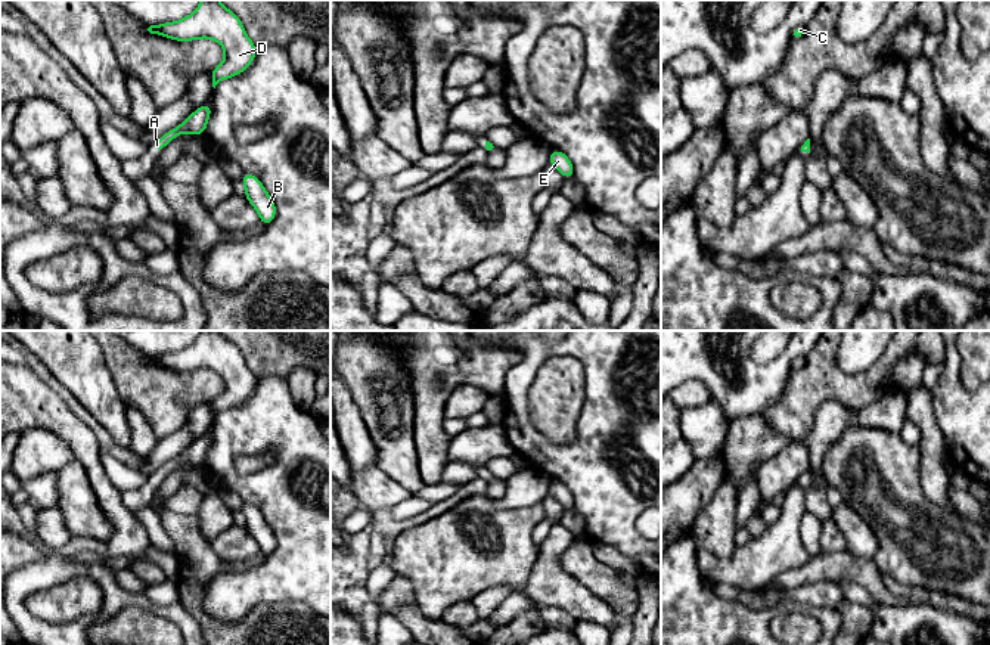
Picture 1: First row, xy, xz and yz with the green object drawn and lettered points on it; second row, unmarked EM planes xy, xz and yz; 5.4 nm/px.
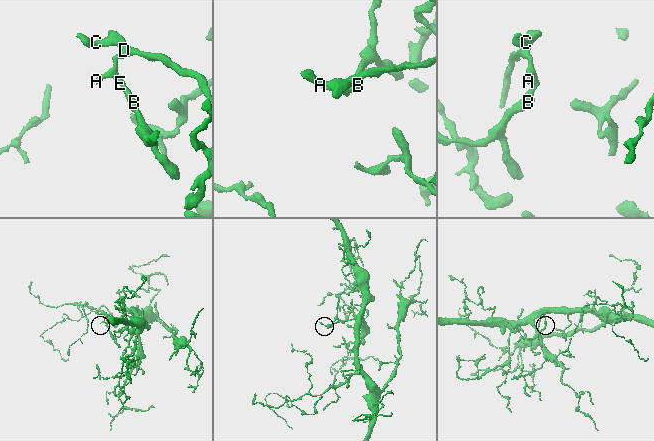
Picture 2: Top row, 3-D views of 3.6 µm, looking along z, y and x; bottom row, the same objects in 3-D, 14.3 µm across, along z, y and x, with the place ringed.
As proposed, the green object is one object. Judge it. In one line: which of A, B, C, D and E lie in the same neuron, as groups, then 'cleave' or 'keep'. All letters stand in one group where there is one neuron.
groups A B C D E; keep

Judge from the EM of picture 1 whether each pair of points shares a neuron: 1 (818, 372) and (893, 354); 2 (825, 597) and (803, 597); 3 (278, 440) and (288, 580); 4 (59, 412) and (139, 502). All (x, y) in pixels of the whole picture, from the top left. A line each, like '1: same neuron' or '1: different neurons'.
1: same neuron
2: same neuron
3: same neuron
4: different neurons

